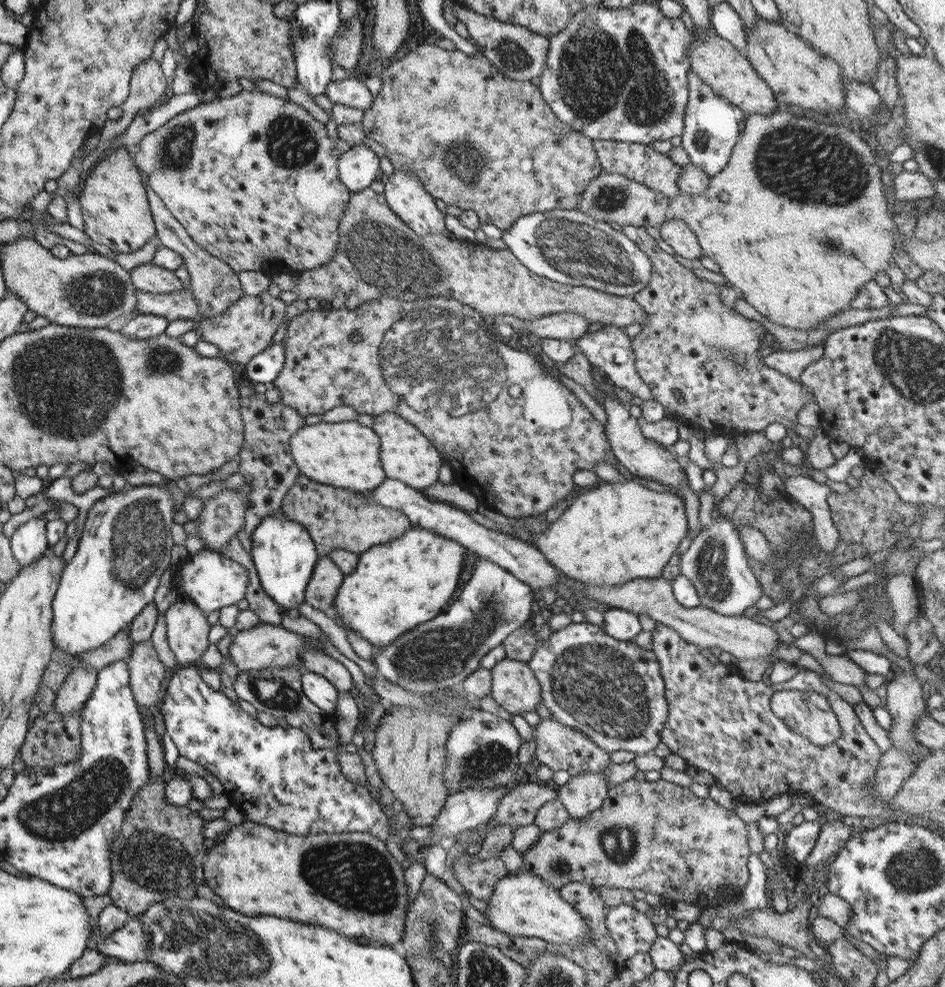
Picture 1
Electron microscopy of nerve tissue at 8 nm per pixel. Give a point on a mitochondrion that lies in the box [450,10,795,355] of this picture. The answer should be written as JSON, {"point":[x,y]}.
{"point":[597,74]}

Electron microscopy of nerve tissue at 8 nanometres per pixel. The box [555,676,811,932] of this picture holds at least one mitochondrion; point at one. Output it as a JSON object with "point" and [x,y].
{"point":[618,844]}

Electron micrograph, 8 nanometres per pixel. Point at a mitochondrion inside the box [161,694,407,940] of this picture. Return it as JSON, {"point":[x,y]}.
{"point":[347,873]}

